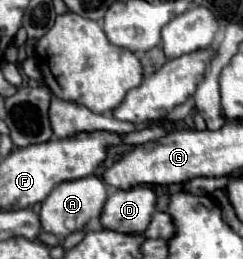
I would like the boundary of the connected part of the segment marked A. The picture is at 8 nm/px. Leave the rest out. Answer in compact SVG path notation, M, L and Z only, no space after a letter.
M93 174L79 180L61 182L53 188L53 192L47 196L47 200L41 206L41 226L45 232L65 238L71 232L77 232L79 228L87 228L91 220L99 218L103 212L105 200L107 200L107 184L101 180L101 176Z

